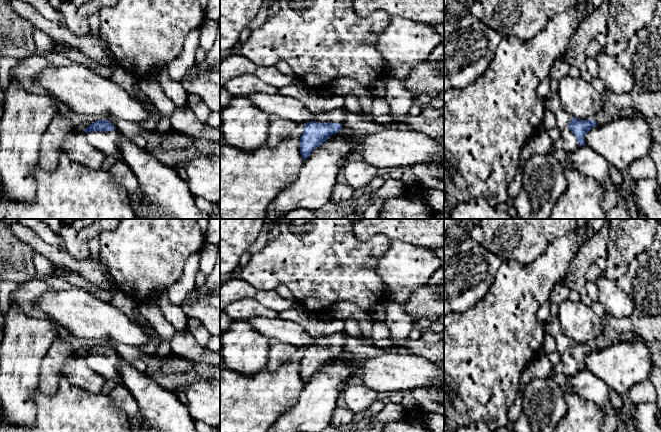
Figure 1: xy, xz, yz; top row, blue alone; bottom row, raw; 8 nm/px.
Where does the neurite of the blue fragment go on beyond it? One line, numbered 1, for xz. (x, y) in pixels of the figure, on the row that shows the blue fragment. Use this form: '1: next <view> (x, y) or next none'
1: next xz (338, 115)

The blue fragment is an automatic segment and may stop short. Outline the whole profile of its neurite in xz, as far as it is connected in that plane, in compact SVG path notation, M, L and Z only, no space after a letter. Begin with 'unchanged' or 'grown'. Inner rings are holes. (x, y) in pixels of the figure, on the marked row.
grown; M343 106L329 112L320 113L314 121L304 125L300 138L300 152L305 161L312 151L321 146L331 135L342 128L347 110Z

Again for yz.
grown; M572 117L569 126L561 130L560 138L552 143L548 153L552 154L556 150L566 153L576 151L585 145L585 135L596 125L594 120L579 120Z

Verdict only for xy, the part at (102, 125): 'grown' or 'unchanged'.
grown

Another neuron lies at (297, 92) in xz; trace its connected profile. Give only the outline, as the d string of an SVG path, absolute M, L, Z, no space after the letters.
M294 84L279 88L279 94L290 96L298 100L315 95L314 91L308 87L300 87Z

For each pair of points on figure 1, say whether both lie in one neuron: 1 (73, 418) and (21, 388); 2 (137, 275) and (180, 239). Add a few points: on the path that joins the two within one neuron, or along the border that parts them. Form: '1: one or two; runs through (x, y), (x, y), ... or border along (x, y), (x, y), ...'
1: two; border along (38, 387), (33, 393), (36, 405), (34, 418)
2: one; runs through (148, 264), (169, 243)

